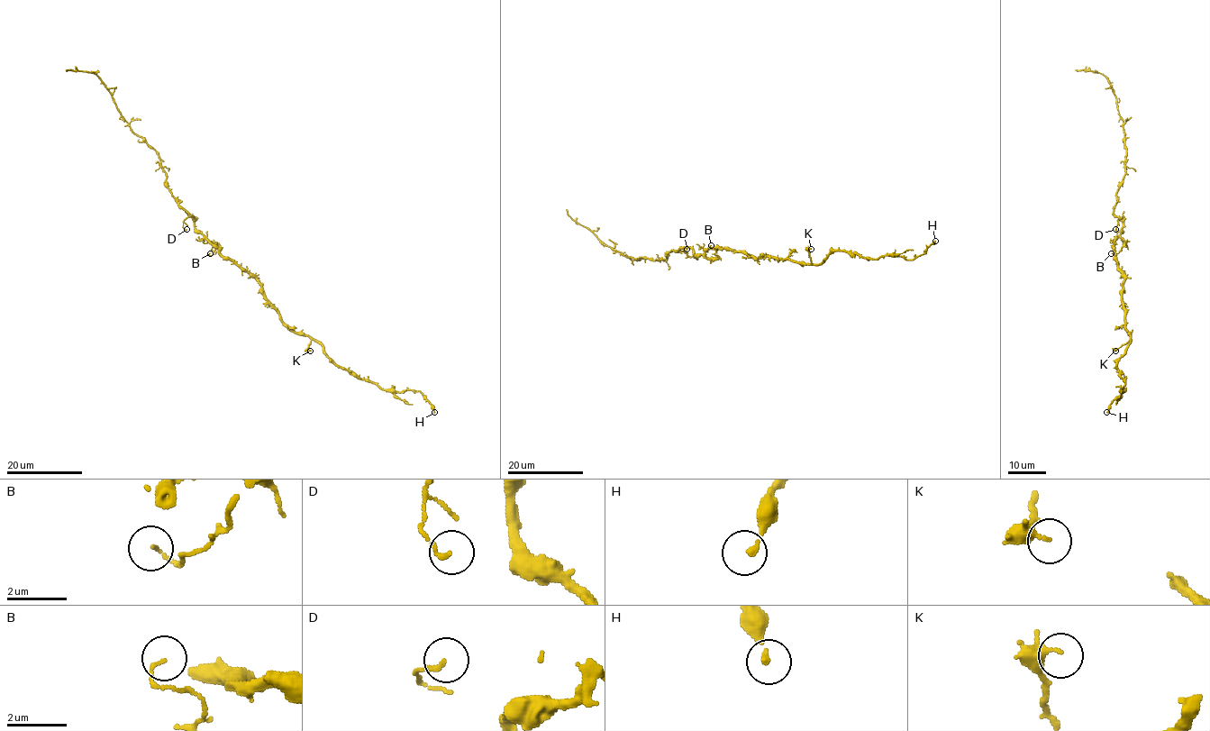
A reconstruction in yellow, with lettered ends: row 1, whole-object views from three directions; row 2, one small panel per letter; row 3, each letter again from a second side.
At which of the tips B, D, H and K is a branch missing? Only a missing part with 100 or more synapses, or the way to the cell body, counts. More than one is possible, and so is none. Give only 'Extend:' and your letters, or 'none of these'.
Extend: none of these

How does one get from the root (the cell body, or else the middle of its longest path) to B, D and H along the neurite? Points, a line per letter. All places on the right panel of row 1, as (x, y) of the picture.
B: (1116, 260), (1114, 241), (1121, 237), (1124, 244), (1115, 255), (1111, 253)
D: (1116, 260), (1114, 240), (1120, 234), (1123, 217), (1115, 229)
H: (1116, 260), (1123, 278), (1122, 306), (1130, 342), (1117, 361), (1125, 382), (1122, 391), (1125, 390), (1106, 412)

